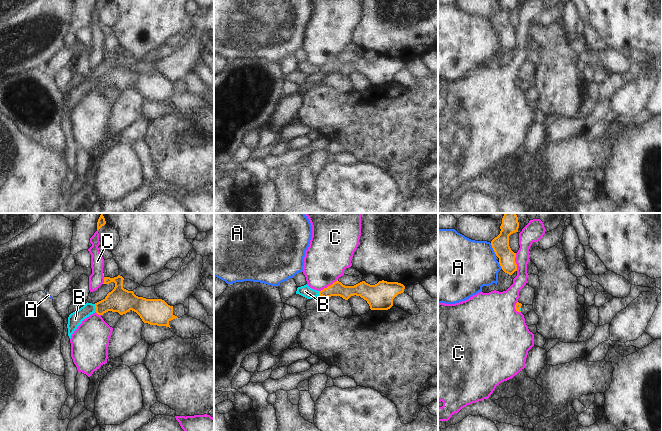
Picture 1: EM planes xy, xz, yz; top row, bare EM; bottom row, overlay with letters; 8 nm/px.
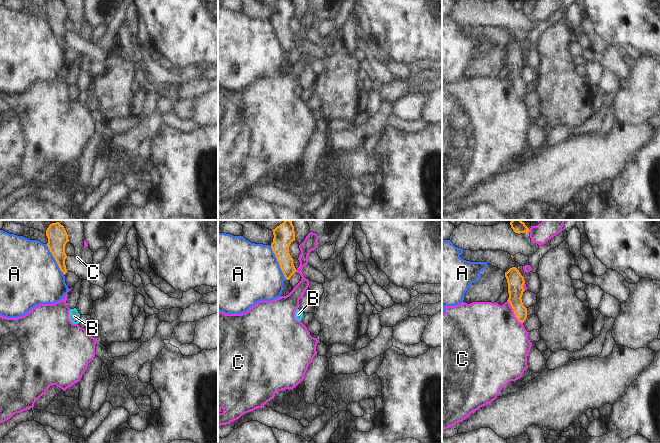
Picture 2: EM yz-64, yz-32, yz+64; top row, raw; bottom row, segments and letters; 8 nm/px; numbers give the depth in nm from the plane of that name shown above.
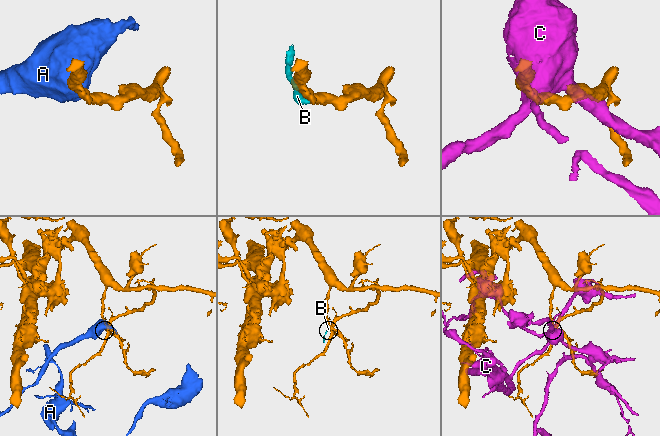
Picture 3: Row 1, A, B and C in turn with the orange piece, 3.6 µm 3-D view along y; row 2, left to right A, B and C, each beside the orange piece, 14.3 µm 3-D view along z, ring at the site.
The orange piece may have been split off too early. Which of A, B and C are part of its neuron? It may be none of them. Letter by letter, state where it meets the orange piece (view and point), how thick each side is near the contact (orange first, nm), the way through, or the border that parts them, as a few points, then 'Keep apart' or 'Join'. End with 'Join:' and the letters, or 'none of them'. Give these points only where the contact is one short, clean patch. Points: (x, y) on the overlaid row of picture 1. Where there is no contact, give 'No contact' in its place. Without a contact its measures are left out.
A: Touches orange at yz (493, 249). Thickness 140 nm (orange) against 420 nm. Boundary: yz (490, 243), (496, 255). Keep apart
B: Touches orange at xy (95, 307). Thickness 200 nm (orange) against 110 nm. Path across: xy (120, 300), (101, 307), (95, 307), (87, 309), (75, 319). Join
C: Touches orange at xz (328, 286). Thickness 110 nm (orange) against 360 nm. Keep apart
Join: B.

